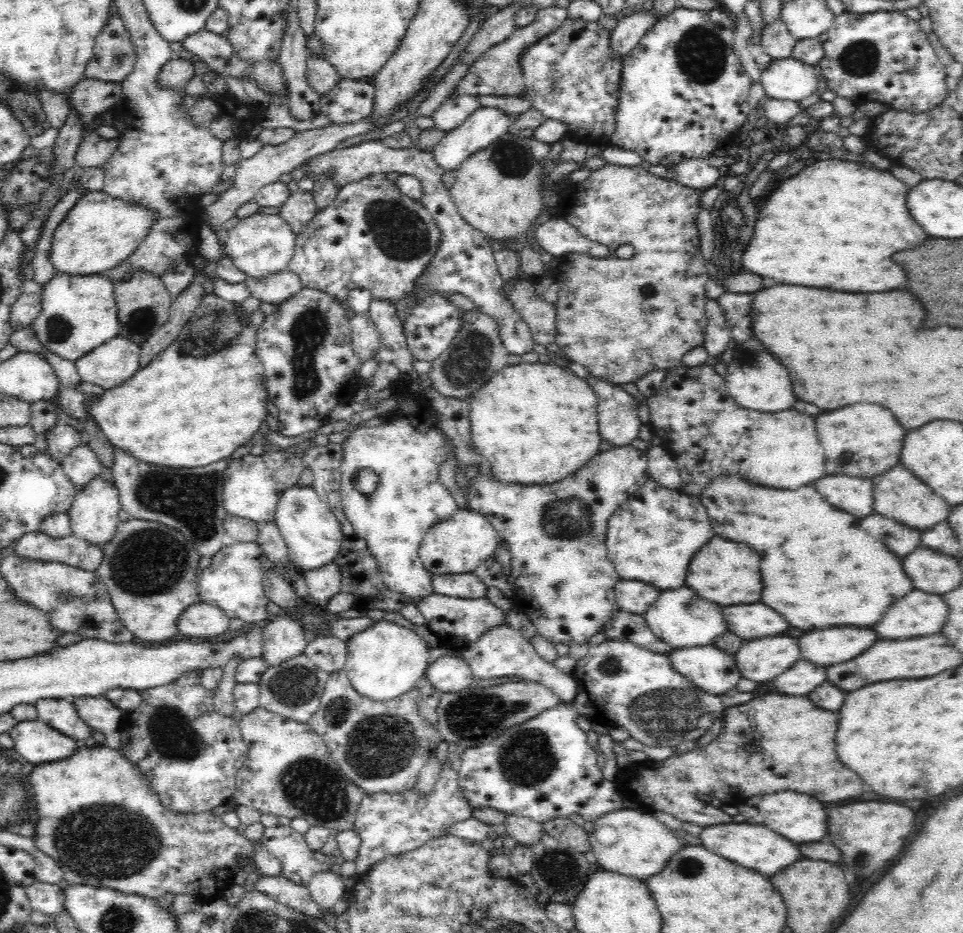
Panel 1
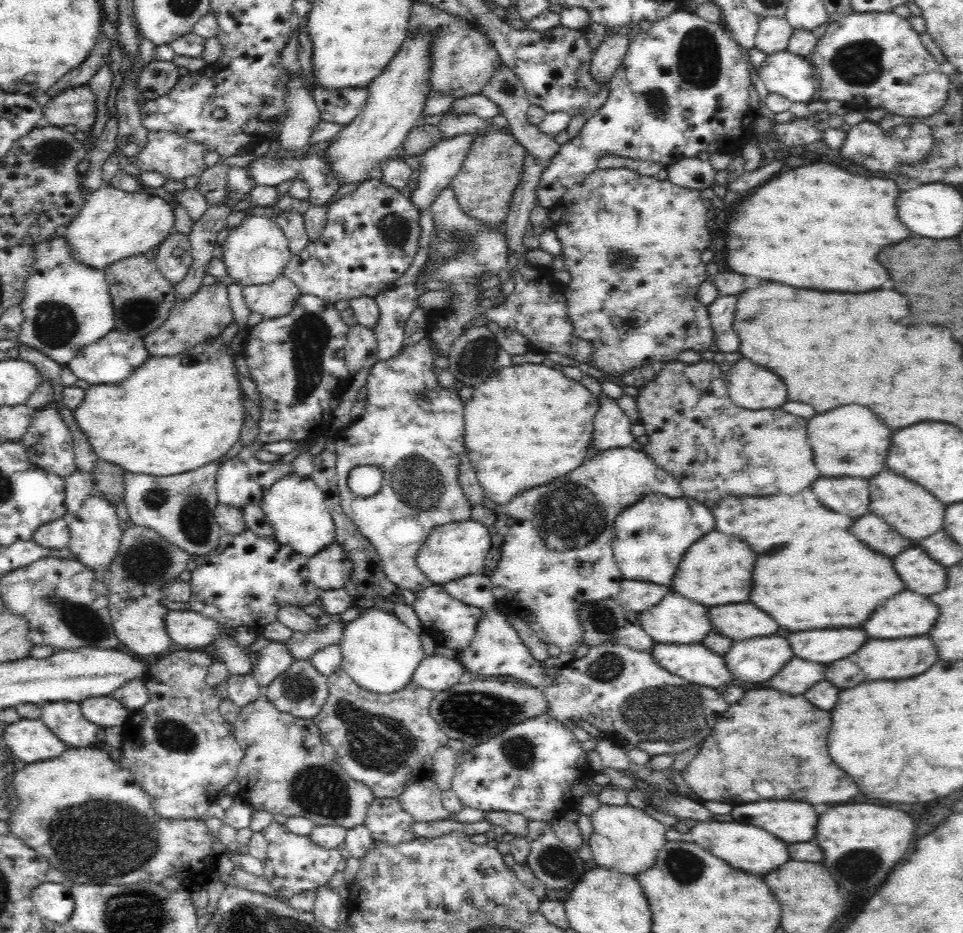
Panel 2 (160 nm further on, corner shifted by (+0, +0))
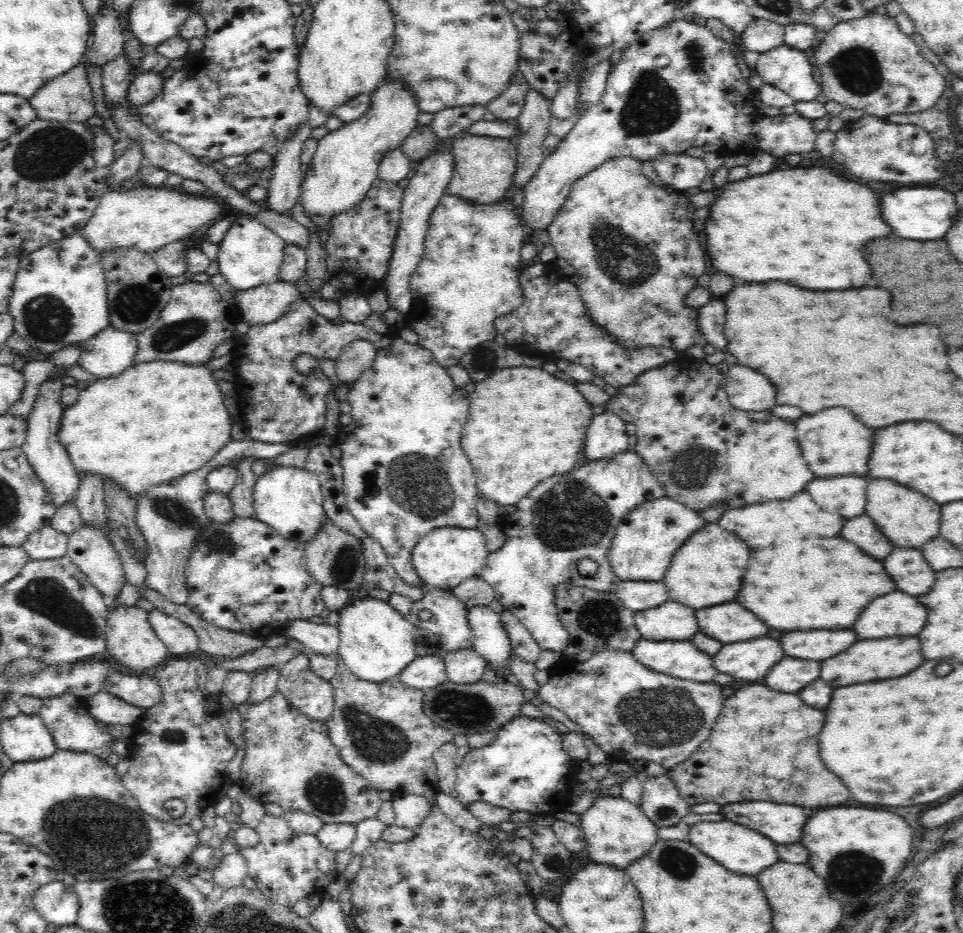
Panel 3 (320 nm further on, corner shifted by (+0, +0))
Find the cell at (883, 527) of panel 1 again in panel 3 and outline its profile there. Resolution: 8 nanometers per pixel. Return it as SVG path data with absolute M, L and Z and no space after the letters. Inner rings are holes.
M856 516L852 520L846 520L840 536L844 540L854 542L868 556L874 556L874 560L882 560L892 552L890 542L884 538L884 534L874 526L874 522L868 516Z

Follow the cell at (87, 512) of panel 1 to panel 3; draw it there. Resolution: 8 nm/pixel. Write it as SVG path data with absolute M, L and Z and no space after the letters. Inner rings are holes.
M82 524L69 538L67 558L86 576L86 579L96 588L107 602L112 602L122 594L126 581L124 570L117 551L111 546L105 535L99 530L93 530Z

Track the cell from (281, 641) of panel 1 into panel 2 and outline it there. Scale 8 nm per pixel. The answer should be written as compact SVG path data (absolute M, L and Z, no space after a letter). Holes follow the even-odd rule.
M271 641L268 646L254 656L254 666L251 673L260 687L262 694L265 688L292 664L293 657L284 643Z

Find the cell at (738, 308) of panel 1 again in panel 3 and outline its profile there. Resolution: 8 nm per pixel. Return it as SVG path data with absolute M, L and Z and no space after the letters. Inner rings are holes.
M713 298L710 302L706 302L704 306L696 309L698 331L704 335L706 344L712 344L716 349L724 350L726 346L726 337L724 336L724 314L726 308L720 300Z

